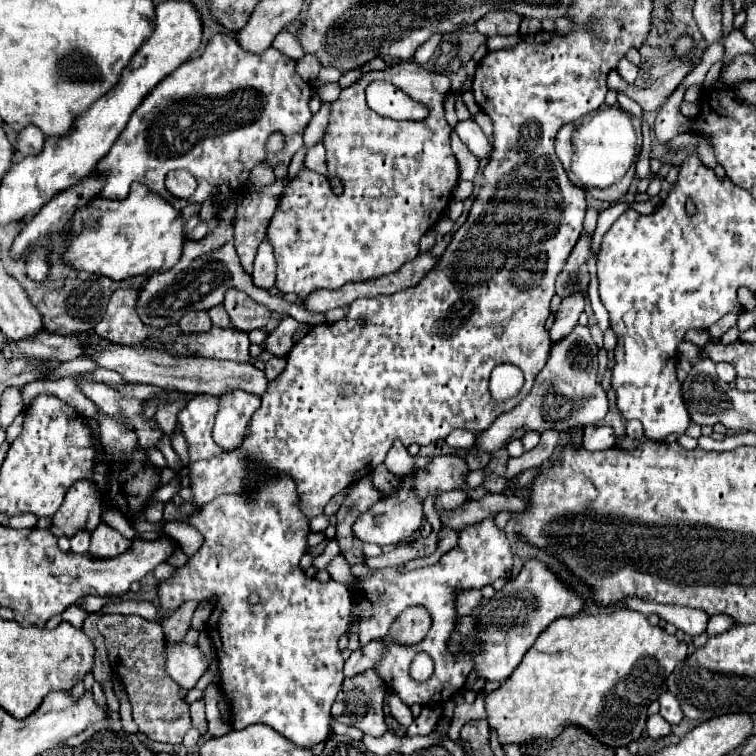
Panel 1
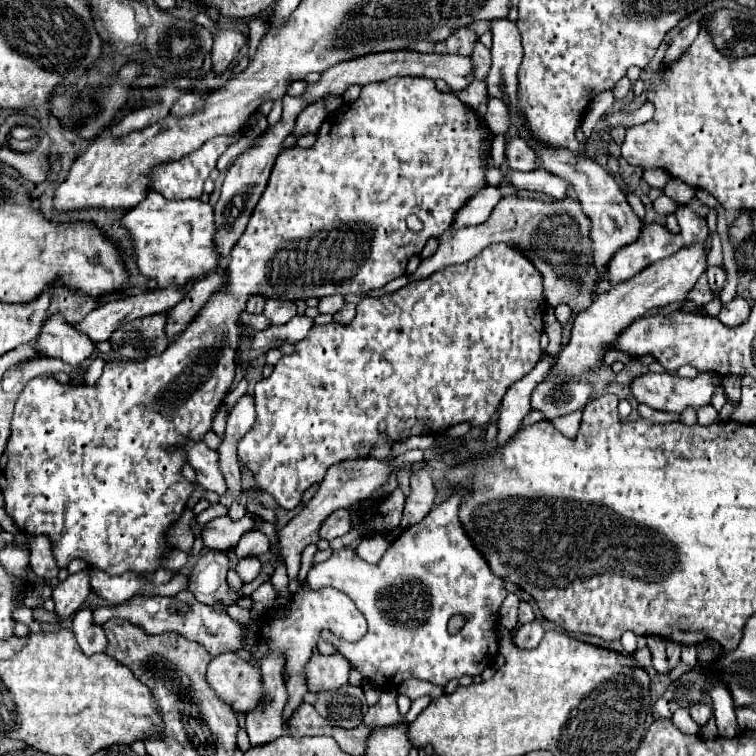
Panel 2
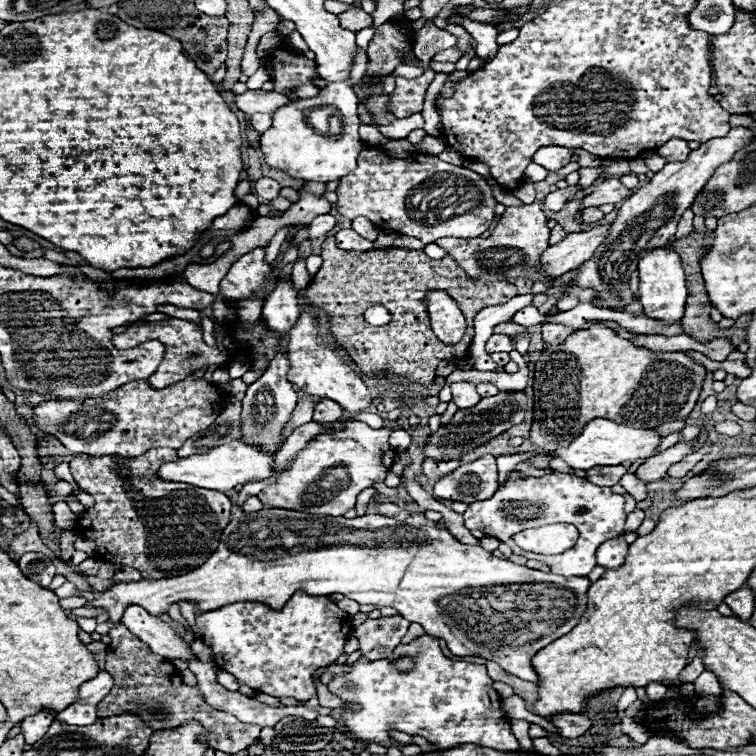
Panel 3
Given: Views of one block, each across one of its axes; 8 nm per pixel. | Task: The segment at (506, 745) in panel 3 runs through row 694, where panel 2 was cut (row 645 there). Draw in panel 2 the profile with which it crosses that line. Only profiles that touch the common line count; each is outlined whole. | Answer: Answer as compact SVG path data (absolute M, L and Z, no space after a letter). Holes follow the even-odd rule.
M454 492L444 504L434 506L434 508L426 514L426 518L424 518L422 522L418 522L418 524L406 528L406 530L398 536L398 540L386 550L386 554L382 556L382 560L380 560L376 566L372 566L372 564L360 560L352 548L342 548L342 550L332 550L332 556L330 556L326 562L320 562L320 564L312 566L310 572L308 572L308 576L306 576L306 584L308 584L310 588L318 590L318 588L326 586L326 588L336 588L336 590L340 590L340 592L344 592L348 598L352 598L354 604L356 604L356 608L362 610L362 614L366 616L366 620L368 620L368 632L362 636L362 640L358 640L358 642L348 642L348 644L344 642L342 646L338 646L338 650L340 650L342 656L346 656L346 660L348 660L350 664L354 664L354 666L364 674L364 678L368 678L370 682L374 682L374 684L380 686L380 688L398 688L398 686L400 686L404 680L408 680L408 678L426 680L426 682L432 682L432 684L436 684L436 686L446 686L452 678L460 678L460 676L464 676L464 674L468 674L468 676L480 676L486 666L492 666L492 664L494 664L494 658L496 658L496 654L498 654L498 610L500 610L500 604L502 604L502 600L506 598L508 590L504 588L504 580L498 578L498 576L494 576L494 574L490 572L490 568L486 566L486 560L484 560L482 554L472 546L472 542L470 542L470 538L466 536L466 532L462 532L460 522L458 522L458 504L460 504L460 500L462 500L462 494ZM404 584L420 584L422 588L420 588L418 592L422 592L422 594L418 594L418 592L416 592L416 594L406 594L406 592L402 594L402 586L404 586ZM454 614L462 614L462 616L466 618L466 624L464 624L456 634L450 634L450 632L448 632L448 620L450 620Z

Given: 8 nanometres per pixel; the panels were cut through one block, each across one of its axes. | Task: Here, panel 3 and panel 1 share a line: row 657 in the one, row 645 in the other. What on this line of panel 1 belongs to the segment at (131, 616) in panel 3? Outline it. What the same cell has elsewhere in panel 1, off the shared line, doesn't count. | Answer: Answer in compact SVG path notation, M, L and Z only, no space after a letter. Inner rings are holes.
M164 640L164 668L174 682L184 688L192 688L198 678L206 672L206 658L204 654L186 642L170 642Z

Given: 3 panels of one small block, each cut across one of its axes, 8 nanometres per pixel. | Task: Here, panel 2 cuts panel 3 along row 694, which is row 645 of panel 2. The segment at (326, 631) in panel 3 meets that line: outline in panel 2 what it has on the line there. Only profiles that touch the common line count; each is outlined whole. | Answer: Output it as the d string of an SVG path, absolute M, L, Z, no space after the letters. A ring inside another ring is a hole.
M304 586L292 598L292 604L288 608L288 618L286 620L266 620L262 624L262 632L270 636L270 652L284 652L286 654L284 668L290 674L290 678L286 682L286 688L288 688L288 694L290 694L290 702L284 708L284 722L290 720L292 712L302 704L302 696L308 692L306 682L304 682L300 672L304 670L306 662L310 660L312 648L316 646L322 630L330 630L332 634L336 634L342 640L356 642L366 632L366 618L362 616L362 612L356 610L356 604L344 592L338 592L334 588L310 590L308 586Z

